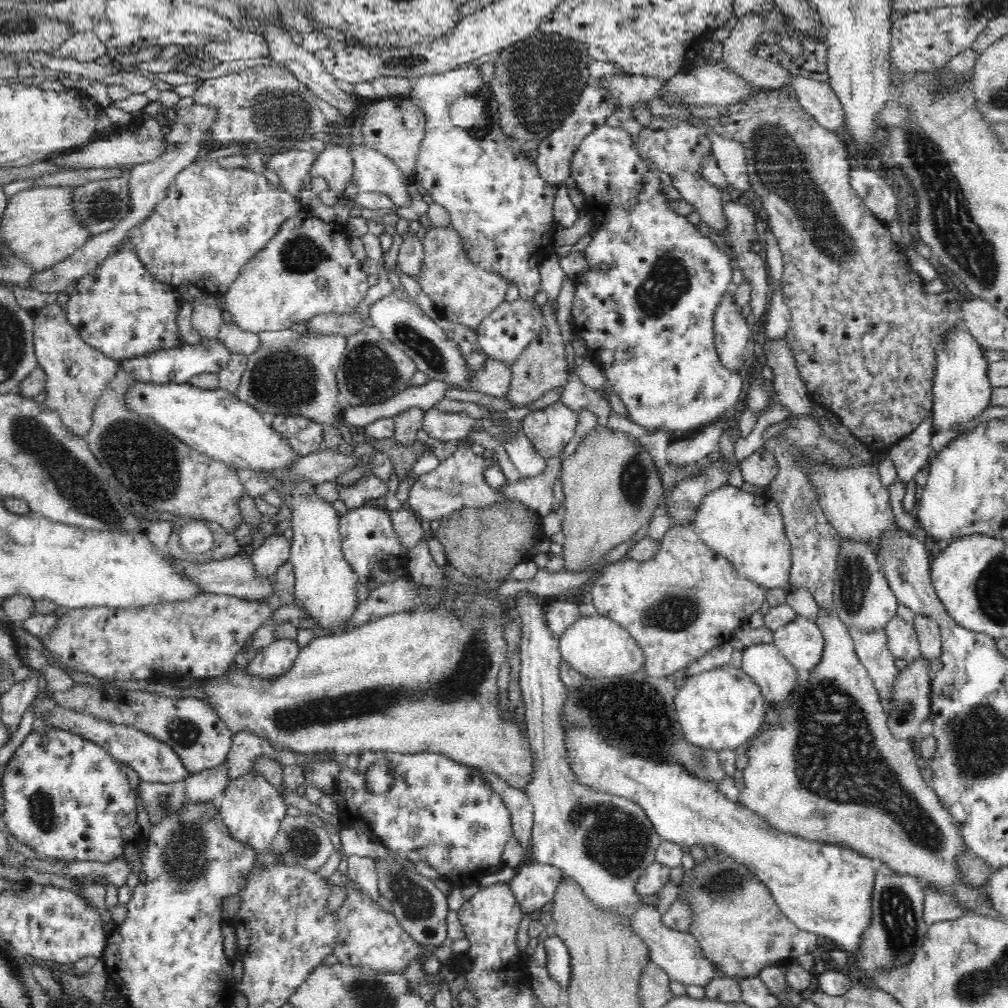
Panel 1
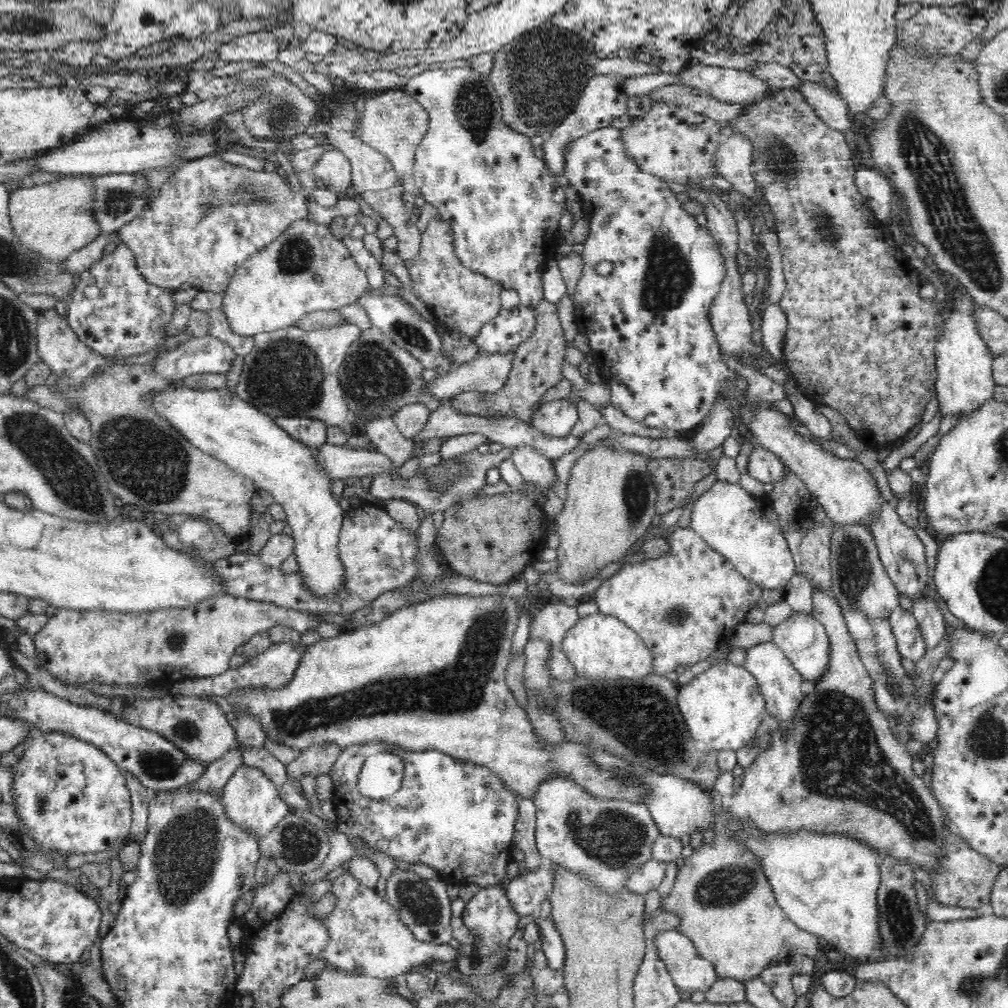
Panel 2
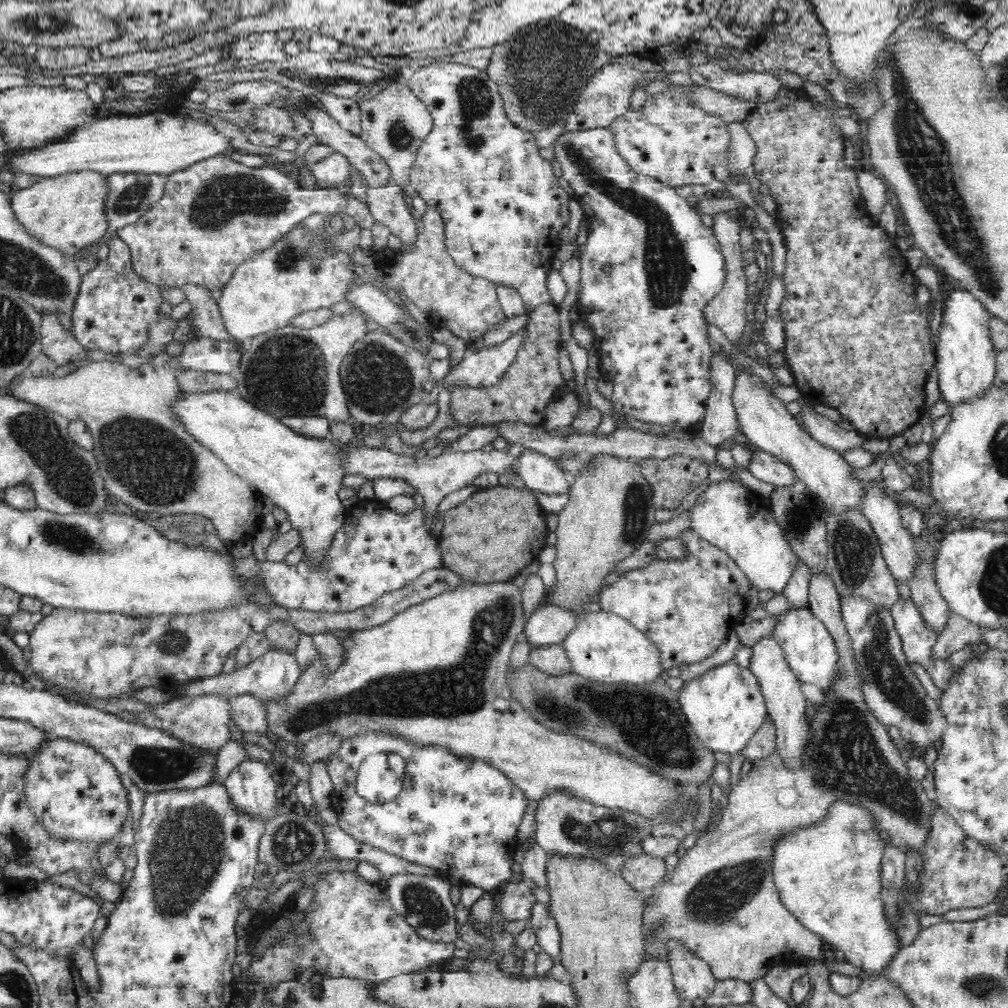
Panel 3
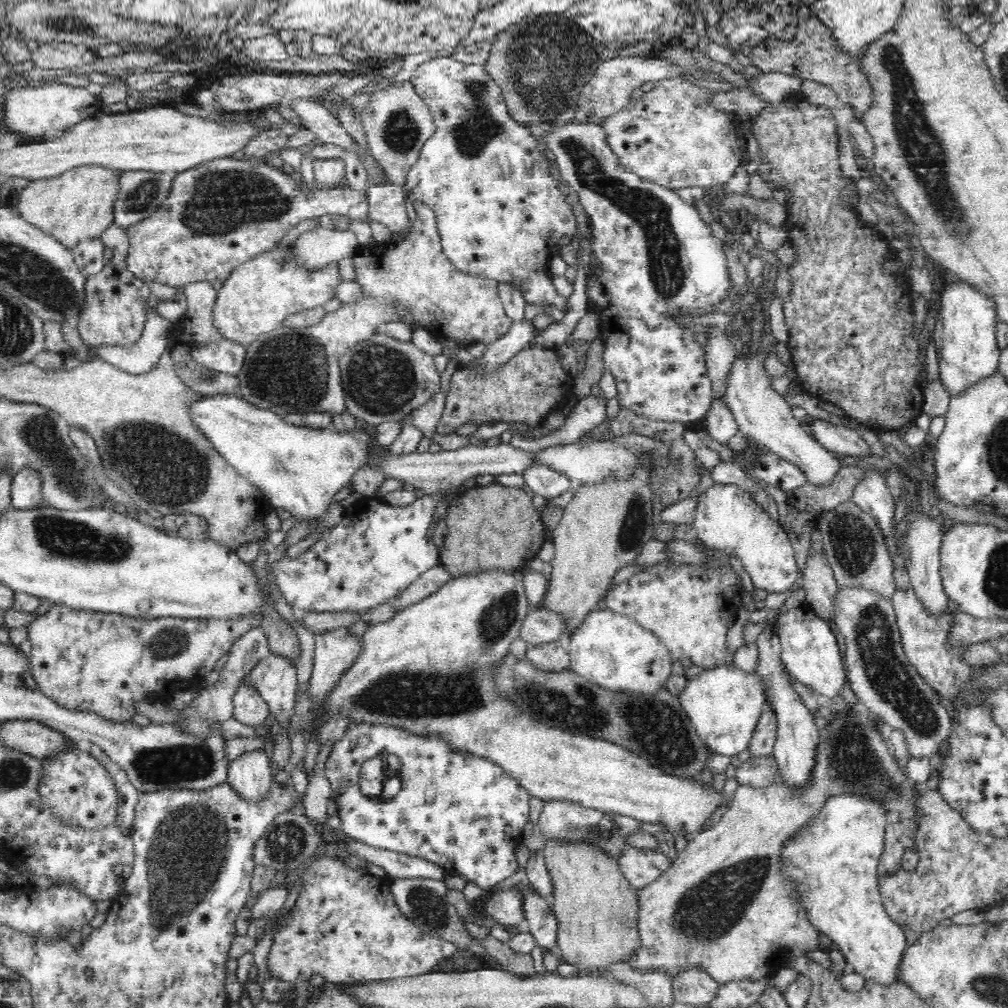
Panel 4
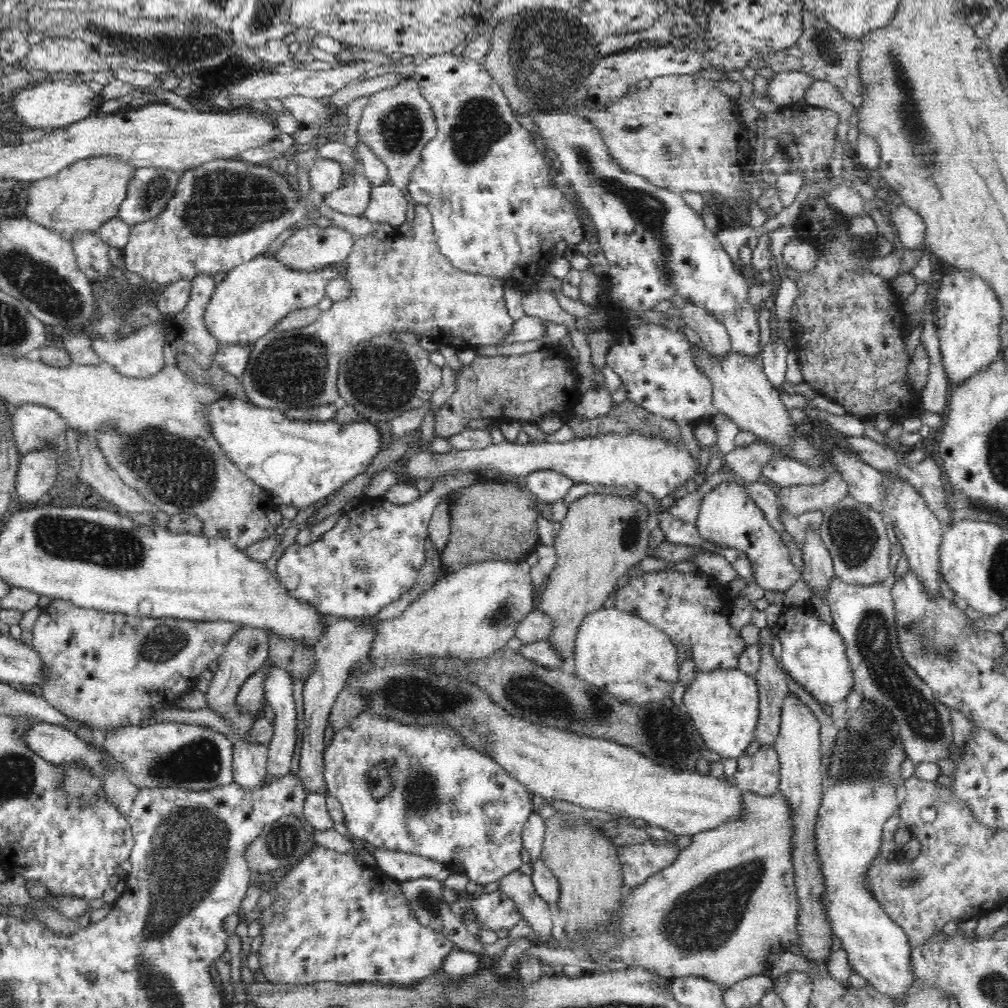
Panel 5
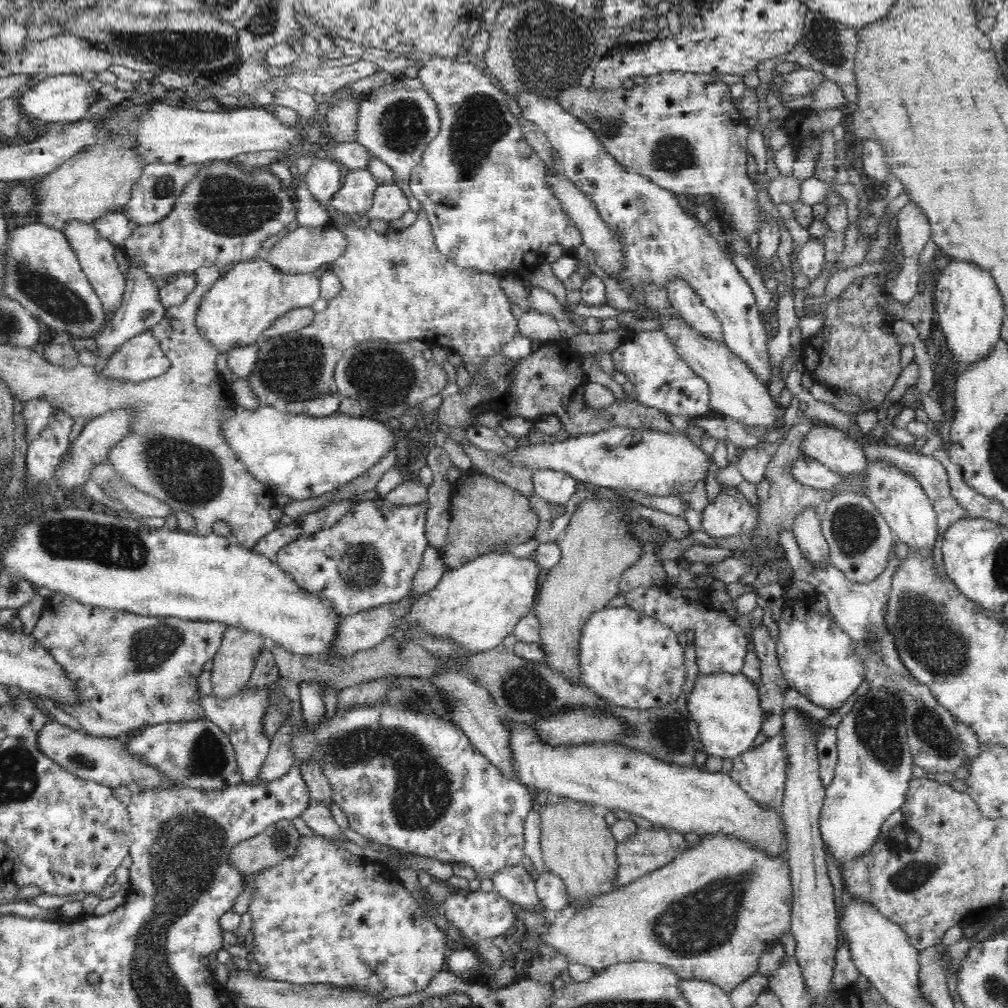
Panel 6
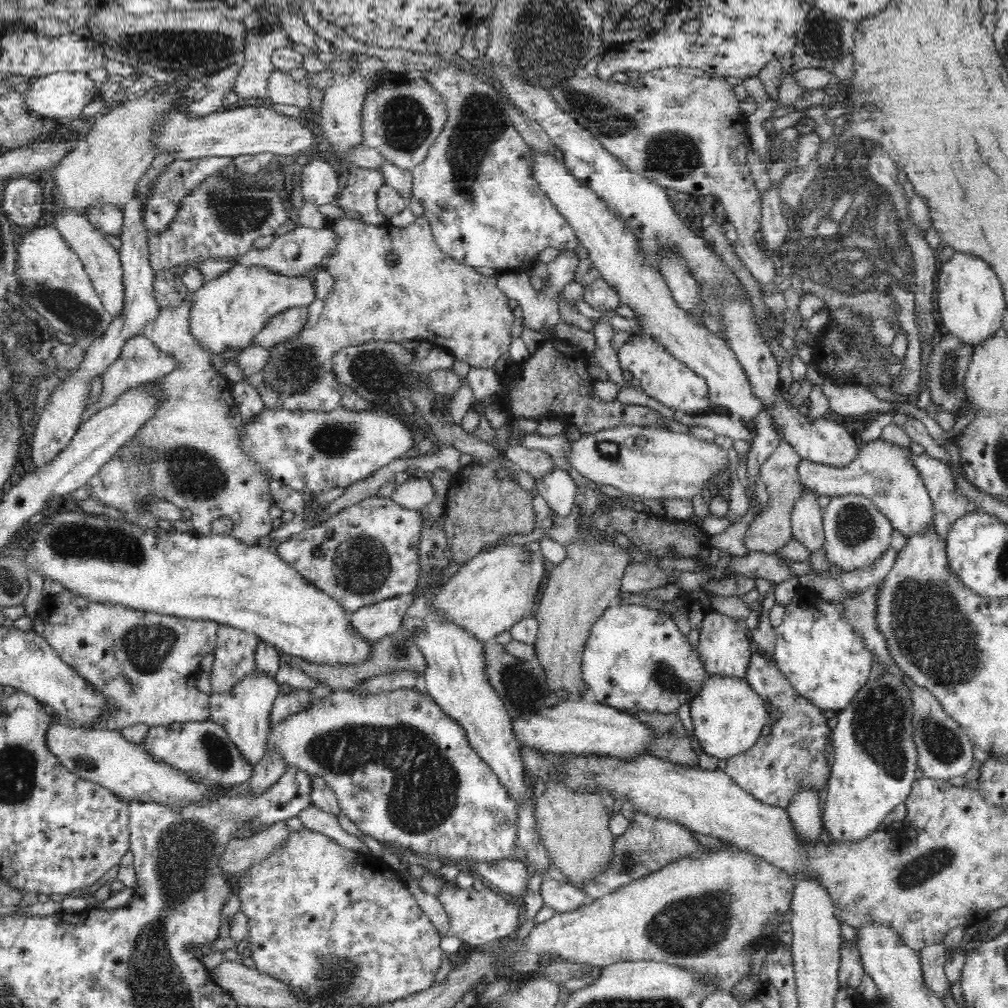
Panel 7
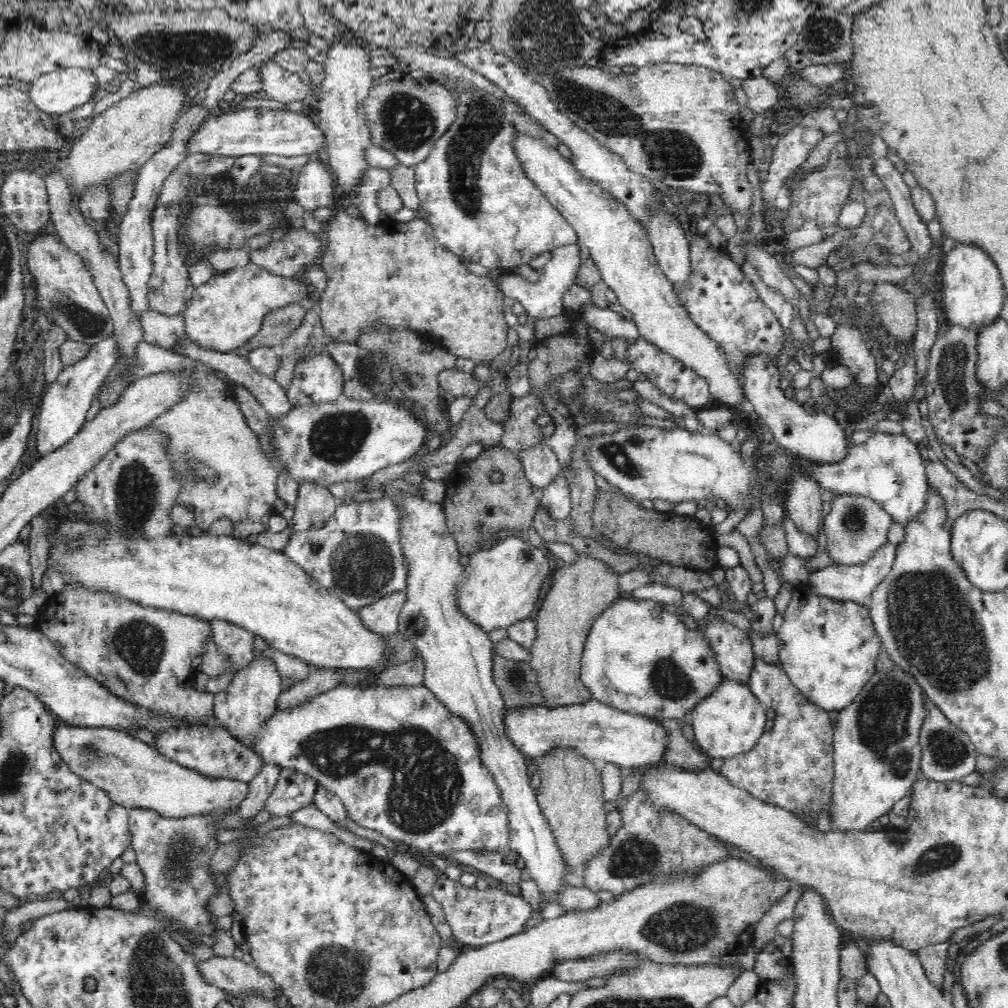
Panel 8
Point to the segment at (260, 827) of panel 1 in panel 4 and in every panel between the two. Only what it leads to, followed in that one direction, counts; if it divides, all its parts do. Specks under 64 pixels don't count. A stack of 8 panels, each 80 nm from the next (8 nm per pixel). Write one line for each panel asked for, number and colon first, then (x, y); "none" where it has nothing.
2: (251, 798)
3: (250, 784)
4: (249, 773)

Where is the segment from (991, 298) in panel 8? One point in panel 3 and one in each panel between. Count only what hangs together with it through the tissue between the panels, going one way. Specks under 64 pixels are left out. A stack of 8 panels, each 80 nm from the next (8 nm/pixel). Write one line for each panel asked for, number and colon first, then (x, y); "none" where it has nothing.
3: (966, 358)
4: (966, 343)
5: (969, 313)
6: (970, 307)
7: (971, 300)

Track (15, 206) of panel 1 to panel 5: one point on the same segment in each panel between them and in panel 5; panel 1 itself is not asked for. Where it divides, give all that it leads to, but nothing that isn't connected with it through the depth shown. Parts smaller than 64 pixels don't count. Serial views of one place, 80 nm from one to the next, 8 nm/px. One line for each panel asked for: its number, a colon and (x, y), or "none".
2: (56, 219)
3: (68, 212)
4: (79, 203)
5: (86, 194)

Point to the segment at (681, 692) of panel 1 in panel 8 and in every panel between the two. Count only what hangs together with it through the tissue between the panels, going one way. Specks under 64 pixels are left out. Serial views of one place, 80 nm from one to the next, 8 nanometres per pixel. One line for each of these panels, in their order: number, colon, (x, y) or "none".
2: (723, 707)
3: (725, 705)
4: (724, 703)
5: (723, 705)
6: (726, 714)
7: (728, 716)
8: (729, 722)

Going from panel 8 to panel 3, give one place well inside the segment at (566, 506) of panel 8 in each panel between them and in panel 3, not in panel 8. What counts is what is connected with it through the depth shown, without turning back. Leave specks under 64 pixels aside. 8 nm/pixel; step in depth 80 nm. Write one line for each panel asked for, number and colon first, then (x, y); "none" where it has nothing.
3: (539, 472)
4: (548, 483)
5: (549, 486)
6: (557, 487)
7: (558, 489)

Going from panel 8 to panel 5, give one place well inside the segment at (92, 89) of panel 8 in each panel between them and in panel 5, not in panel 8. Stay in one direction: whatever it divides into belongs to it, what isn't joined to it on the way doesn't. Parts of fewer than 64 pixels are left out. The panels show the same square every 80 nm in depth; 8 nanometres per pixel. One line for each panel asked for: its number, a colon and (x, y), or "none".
5: (53, 104)
6: (64, 98)
7: (62, 94)

